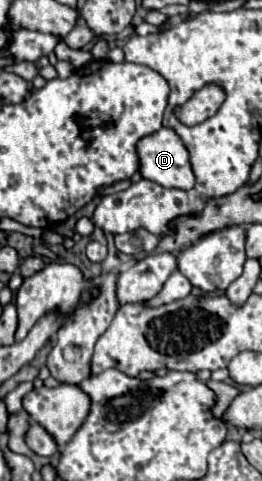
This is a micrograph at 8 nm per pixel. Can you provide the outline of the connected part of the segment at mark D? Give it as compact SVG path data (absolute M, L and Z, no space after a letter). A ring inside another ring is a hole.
M161 128L149 136L143 136L137 142L137 156L139 156L139 172L145 180L153 180L165 188L179 188L191 190L195 186L195 176L189 164L189 152L181 138L171 128Z

